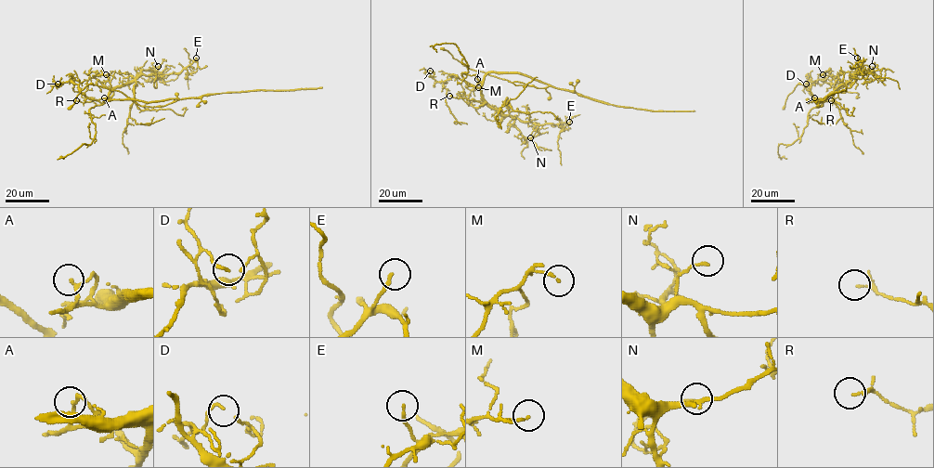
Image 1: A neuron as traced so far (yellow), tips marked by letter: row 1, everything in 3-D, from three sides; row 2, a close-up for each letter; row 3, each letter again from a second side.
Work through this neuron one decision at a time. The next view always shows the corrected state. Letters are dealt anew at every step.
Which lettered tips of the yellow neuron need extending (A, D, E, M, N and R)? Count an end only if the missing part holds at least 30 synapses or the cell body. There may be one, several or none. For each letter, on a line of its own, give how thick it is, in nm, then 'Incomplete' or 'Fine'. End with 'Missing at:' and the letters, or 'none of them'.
A: Thickness 120 nm. Fine
D: Thickness 110 nm. Fine
E: Thickness 150 nm. Fine
M: Thickness 110 nm. Fine
N: Thickness 120 nm. Fine
R: Thickness 60 nm. Fine
Missing at: none of them

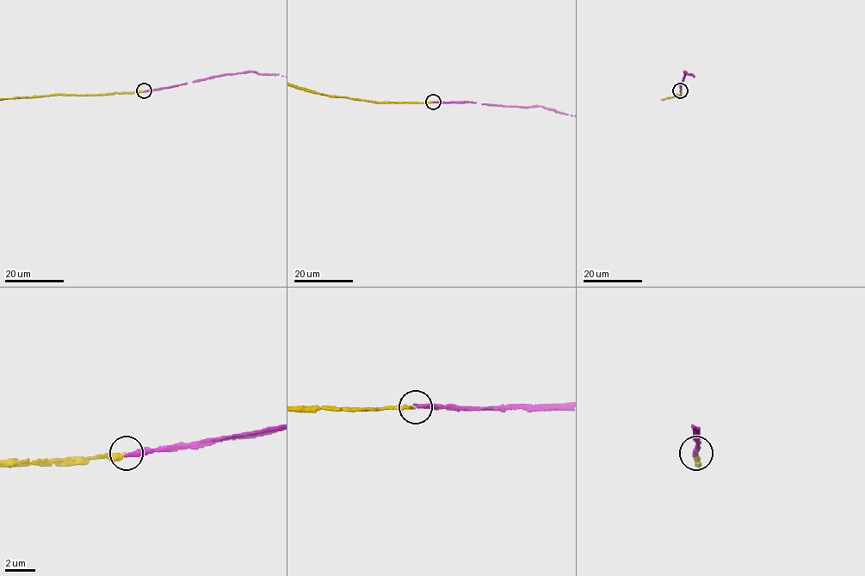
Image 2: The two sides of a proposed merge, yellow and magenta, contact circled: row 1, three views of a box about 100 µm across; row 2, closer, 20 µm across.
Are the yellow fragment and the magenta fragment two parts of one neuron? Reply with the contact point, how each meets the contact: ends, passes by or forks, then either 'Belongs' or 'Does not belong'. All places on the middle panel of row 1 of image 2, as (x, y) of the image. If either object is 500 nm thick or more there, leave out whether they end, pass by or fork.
Place: (433, 102). At the ring yellow ends. At the ring magenta ends. Belongs

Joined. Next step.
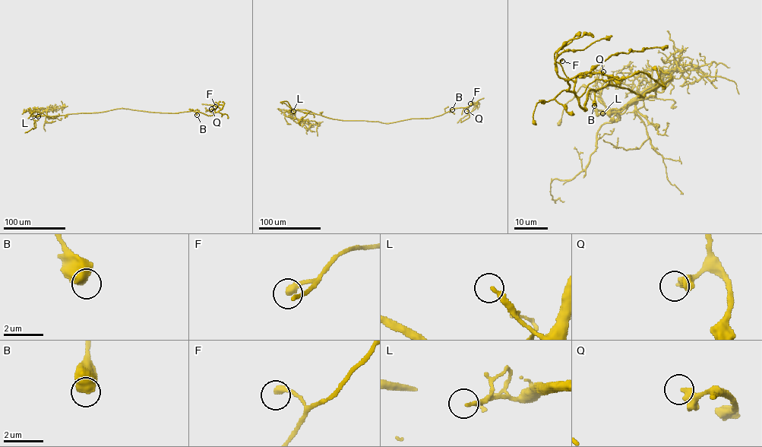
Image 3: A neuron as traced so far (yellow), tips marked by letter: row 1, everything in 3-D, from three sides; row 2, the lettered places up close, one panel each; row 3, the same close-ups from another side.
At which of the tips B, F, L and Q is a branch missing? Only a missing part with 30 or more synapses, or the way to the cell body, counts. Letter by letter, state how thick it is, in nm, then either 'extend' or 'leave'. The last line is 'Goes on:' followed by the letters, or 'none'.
B: calibre 650 nm; leave
F: calibre 320 nm; leave
L: calibre 180 nm; extend
Q: calibre 320 nm; leave
Goes on: L

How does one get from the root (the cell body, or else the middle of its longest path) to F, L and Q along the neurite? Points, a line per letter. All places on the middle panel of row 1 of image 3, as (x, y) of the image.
F: (379, 122), (388, 123), (432, 118), (453, 109), (466, 107), (470, 103)
L: (379, 122), (342, 120), (305, 109), (293, 111)
Q: (379, 122), (388, 123), (432, 118), (453, 109), (470, 106), (466, 111)

